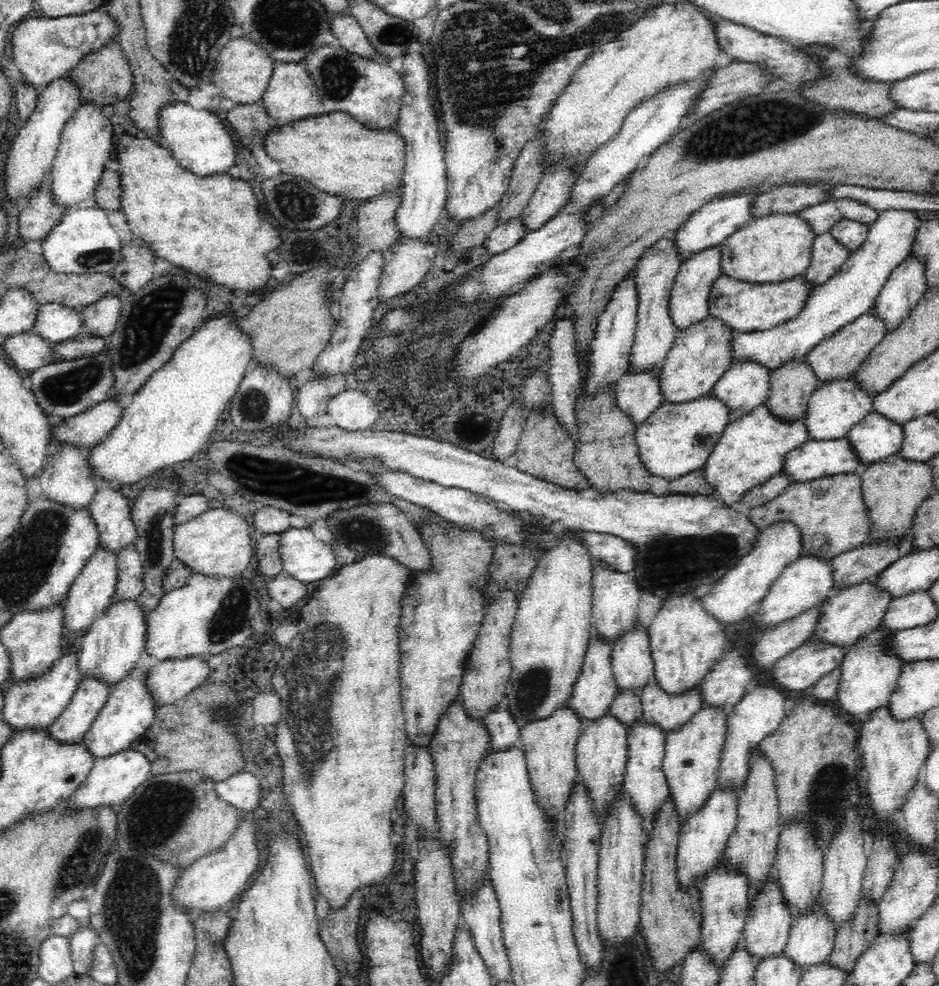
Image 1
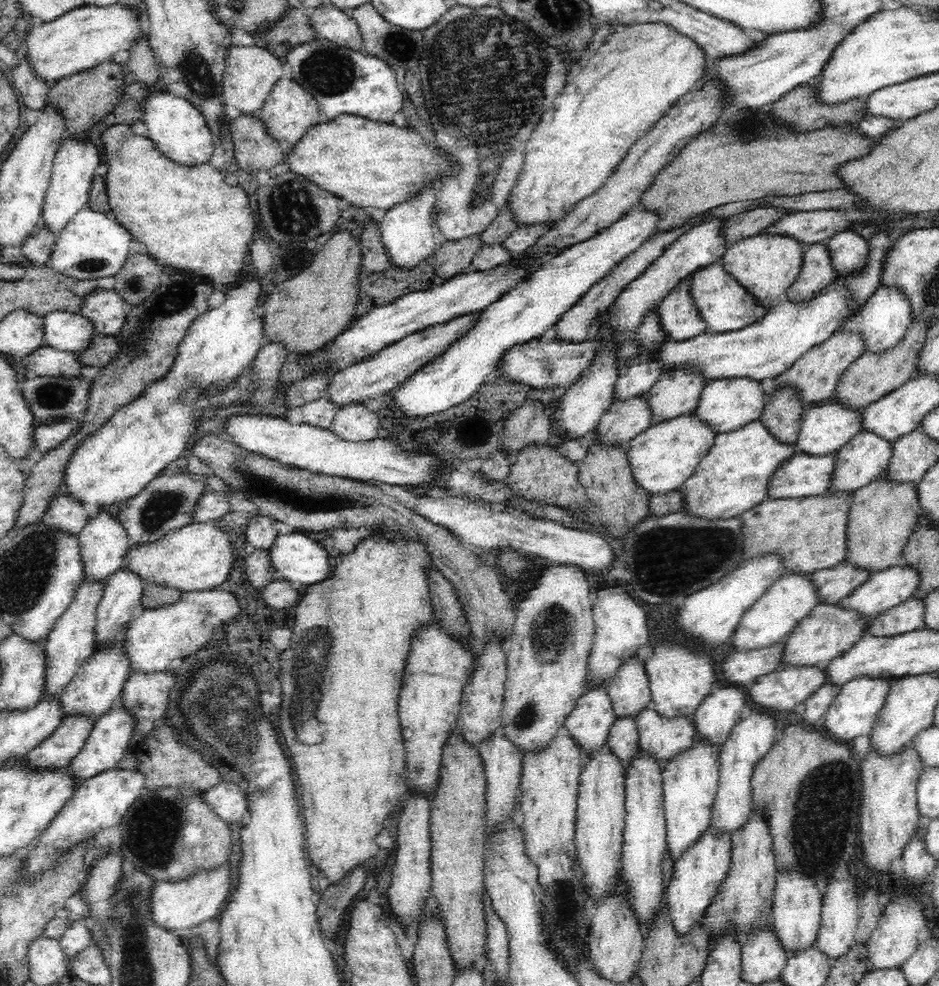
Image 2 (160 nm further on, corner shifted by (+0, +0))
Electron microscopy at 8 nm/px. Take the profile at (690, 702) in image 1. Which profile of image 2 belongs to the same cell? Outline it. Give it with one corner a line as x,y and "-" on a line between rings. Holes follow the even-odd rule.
652,700
636,717
640,750
651,751
663,768
668,759
685,750
697,735
693,714
666,717
654,709

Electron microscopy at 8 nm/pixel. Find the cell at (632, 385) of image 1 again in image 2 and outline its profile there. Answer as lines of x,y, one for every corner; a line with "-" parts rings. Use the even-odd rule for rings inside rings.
646,394
614,398
602,414
598,438
604,443
630,443
631,438
653,423
653,411

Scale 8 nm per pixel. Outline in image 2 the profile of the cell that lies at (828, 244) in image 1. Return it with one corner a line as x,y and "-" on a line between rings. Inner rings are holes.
810,243
805,249
802,271
786,292
788,301
802,302
805,299
816,298
836,278
837,272
826,243

